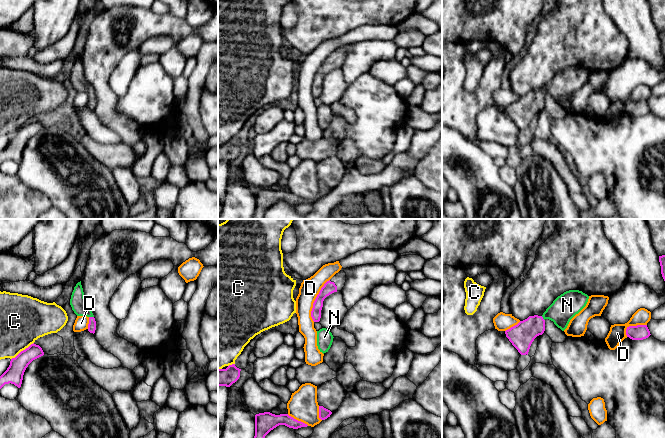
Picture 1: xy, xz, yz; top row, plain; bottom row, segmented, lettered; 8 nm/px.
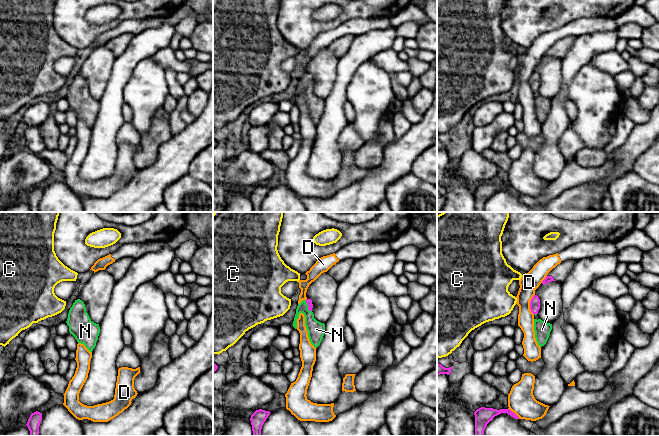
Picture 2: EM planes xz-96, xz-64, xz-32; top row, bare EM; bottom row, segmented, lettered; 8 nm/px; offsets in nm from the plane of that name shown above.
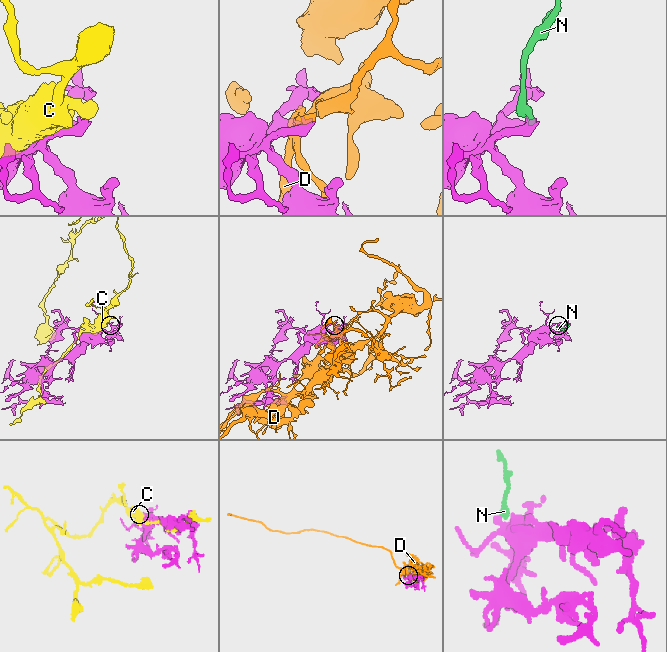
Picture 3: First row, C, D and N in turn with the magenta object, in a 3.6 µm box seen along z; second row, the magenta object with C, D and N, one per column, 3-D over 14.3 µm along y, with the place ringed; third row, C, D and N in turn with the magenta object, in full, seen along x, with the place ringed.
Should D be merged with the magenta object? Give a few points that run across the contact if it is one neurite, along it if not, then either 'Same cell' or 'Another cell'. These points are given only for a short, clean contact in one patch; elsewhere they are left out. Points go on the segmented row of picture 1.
Another cell

